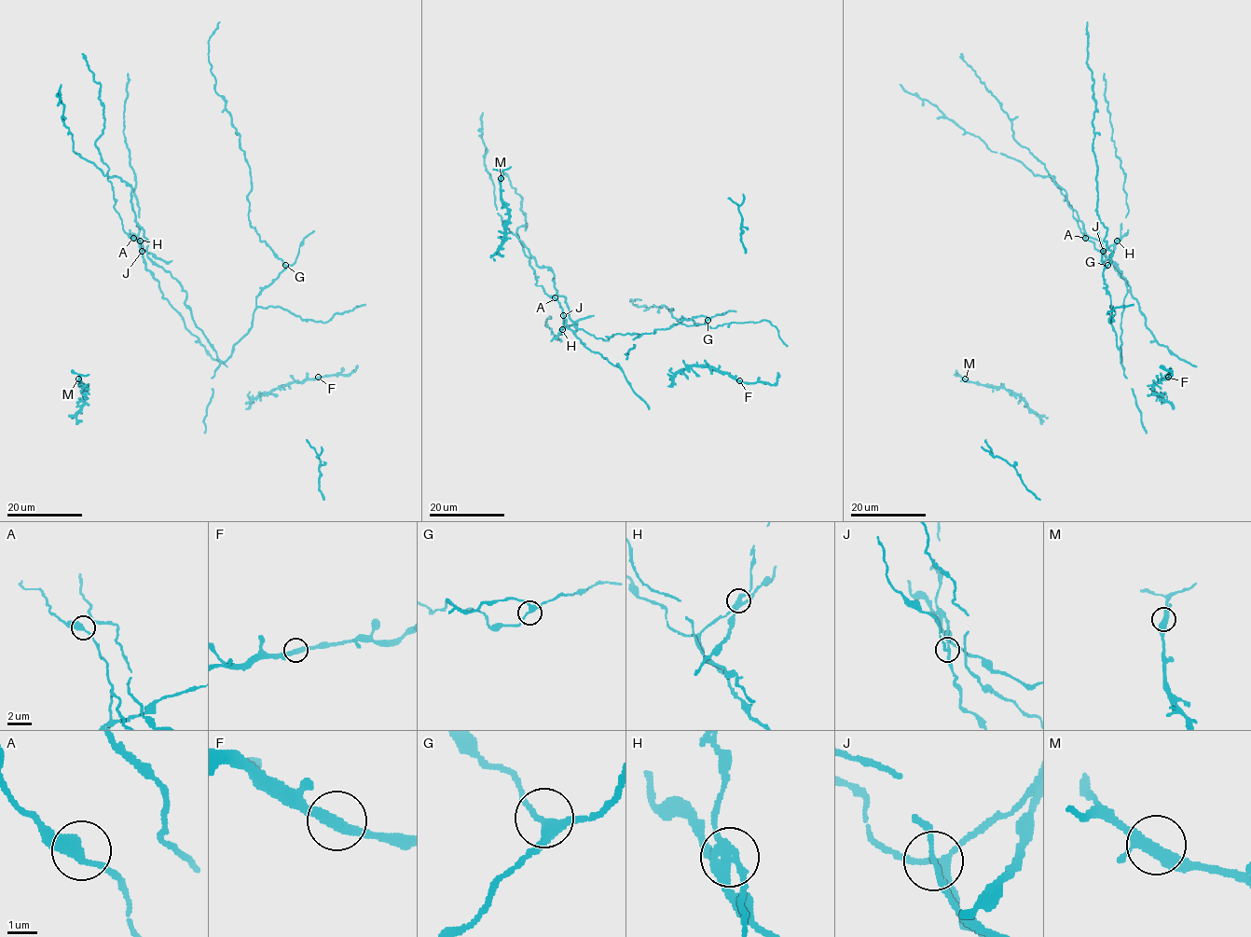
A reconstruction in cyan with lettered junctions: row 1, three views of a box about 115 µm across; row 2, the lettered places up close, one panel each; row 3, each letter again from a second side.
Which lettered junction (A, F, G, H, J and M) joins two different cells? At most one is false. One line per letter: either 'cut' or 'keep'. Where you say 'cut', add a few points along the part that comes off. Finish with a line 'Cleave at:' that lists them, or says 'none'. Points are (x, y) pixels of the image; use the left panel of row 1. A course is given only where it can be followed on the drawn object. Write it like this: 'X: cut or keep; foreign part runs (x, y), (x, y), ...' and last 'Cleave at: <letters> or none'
A: keep
F: keep
G: keep
H: cut; foreign part runs (140, 241), (143, 248), (157, 257), (171, 260)
J: keep
M: keep
Cleave at: H

